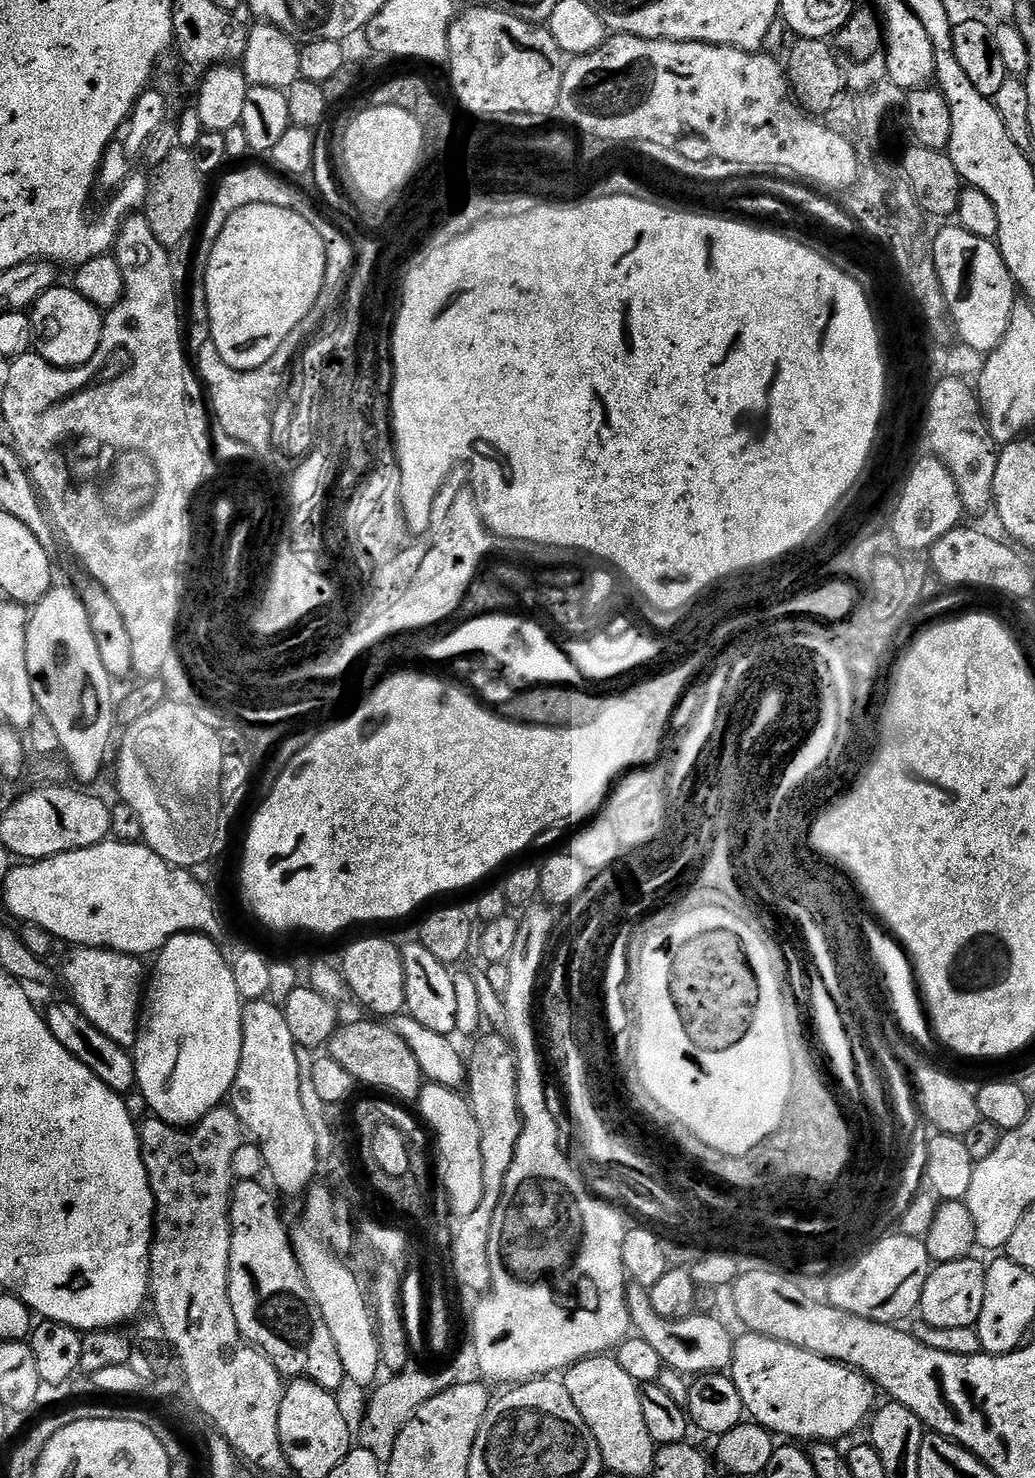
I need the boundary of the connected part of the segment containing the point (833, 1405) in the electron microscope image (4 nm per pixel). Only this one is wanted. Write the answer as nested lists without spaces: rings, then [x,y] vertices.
[[[744,1334],[741,1340],[739,1337],[733,1343],[730,1375],[734,1386],[738,1386],[745,1413],[777,1437],[784,1436],[780,1438],[787,1438],[792,1442],[840,1442],[843,1436],[858,1431],[860,1423],[864,1419],[865,1423],[873,1415],[878,1404],[876,1385],[855,1368],[839,1364],[836,1360],[827,1360],[810,1350],[802,1350],[798,1346],[755,1334]]]

